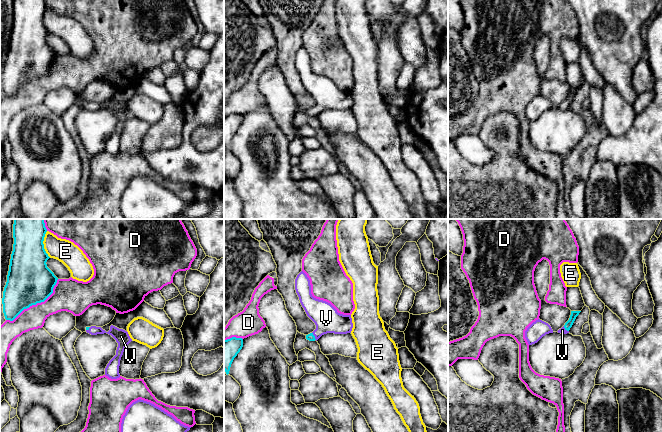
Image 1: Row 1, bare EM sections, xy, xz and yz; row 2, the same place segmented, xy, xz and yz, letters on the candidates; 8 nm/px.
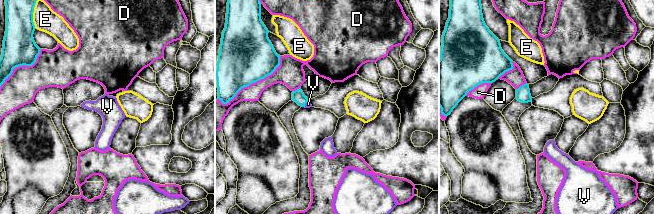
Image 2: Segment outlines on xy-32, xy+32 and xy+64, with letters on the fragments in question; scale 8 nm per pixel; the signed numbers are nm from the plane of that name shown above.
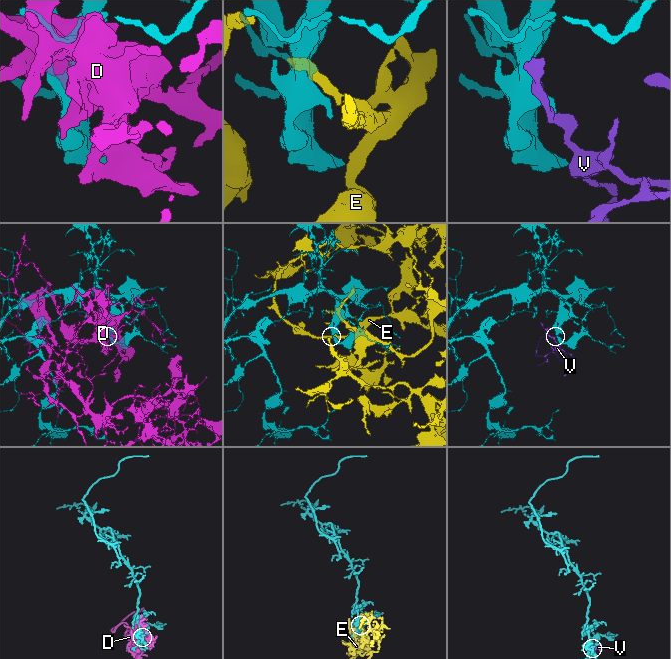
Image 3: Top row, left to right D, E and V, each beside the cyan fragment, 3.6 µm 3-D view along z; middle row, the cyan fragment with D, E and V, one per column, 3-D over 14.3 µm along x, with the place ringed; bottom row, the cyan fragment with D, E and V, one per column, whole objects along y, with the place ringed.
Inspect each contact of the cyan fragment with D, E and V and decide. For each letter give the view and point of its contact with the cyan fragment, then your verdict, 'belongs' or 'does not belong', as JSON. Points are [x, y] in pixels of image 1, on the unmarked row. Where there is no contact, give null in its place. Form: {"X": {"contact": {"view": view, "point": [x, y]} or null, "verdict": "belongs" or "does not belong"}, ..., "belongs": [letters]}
{"D": {"contact": {"view": "xy", "point": [35, 80]}, "verdict": "does not belong"}, "E": {"contact": {"view": "xy", "point": [43, 20]}, "verdict": "does not belong"}, "V": {"contact": {"view": "xz", "point": [314, 112]}, "verdict": "belongs"}, "belongs": ["V"]}

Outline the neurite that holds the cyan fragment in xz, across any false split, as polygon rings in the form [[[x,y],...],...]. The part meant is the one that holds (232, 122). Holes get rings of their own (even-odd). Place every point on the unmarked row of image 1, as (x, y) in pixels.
[[[232,113],[224,116],[224,147],[229,150],[231,140],[243,123],[243,115]]]

